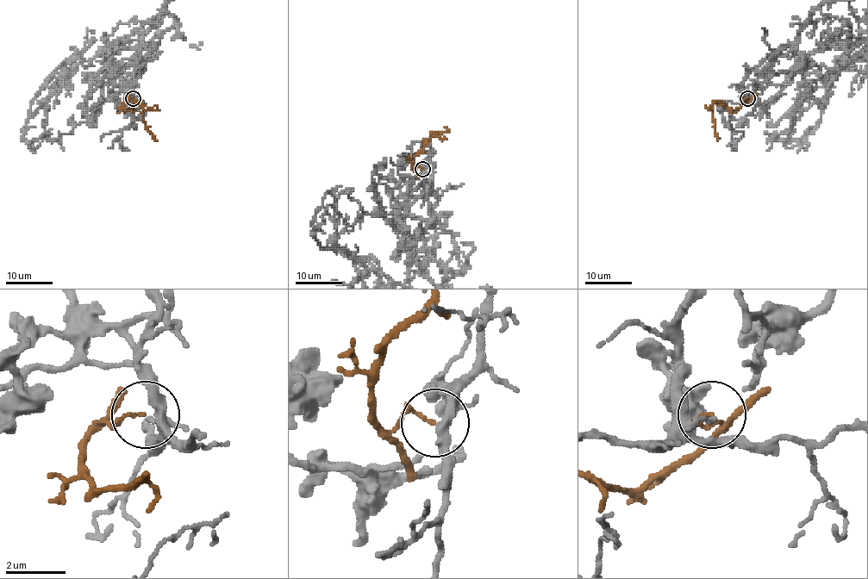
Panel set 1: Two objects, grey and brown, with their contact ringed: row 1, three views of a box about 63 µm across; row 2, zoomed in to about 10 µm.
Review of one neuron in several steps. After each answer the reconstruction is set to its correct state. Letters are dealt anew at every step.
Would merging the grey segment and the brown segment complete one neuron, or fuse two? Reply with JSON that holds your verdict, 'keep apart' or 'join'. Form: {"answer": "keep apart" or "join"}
{"answer": "keep apart"}

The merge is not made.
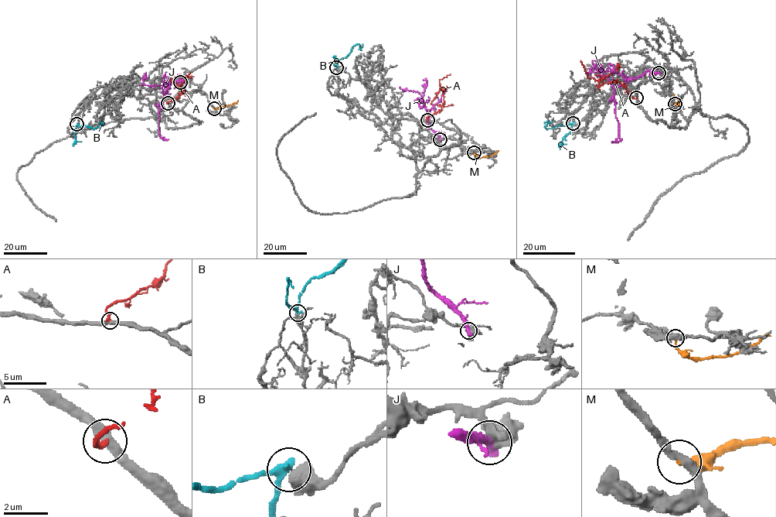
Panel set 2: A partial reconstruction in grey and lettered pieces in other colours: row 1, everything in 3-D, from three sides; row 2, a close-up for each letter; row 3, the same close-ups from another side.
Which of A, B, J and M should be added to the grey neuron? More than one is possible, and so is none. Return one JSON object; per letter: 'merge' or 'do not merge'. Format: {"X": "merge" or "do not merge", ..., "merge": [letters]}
{"A": "do not merge", "B": "do not merge", "J": "do not merge", "M": "do not merge", "merge": []}

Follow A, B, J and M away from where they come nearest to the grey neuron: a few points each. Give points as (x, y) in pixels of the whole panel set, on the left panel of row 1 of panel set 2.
A: (168, 103), (184, 89), (183, 93), (171, 80), (176, 76), (194, 76)
B: (77, 124), (94, 128), (100, 122), (103, 124)
J: (180, 82), (172, 80), (158, 111), (159, 135), (168, 139)
M: (214, 108), (231, 104), (238, 101)

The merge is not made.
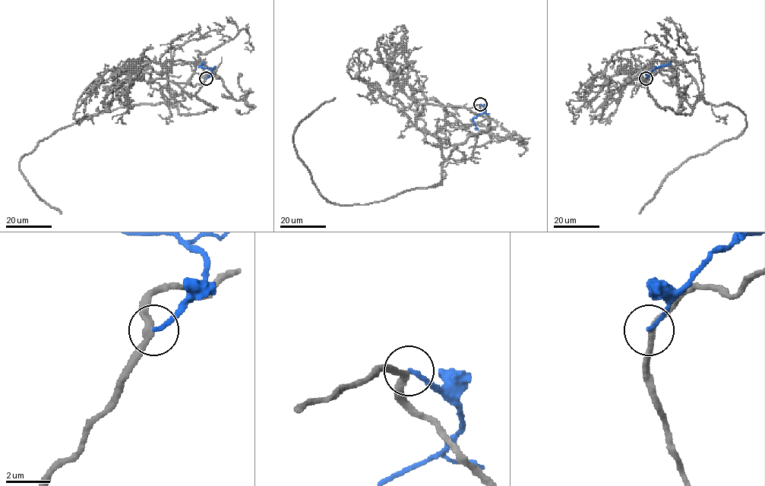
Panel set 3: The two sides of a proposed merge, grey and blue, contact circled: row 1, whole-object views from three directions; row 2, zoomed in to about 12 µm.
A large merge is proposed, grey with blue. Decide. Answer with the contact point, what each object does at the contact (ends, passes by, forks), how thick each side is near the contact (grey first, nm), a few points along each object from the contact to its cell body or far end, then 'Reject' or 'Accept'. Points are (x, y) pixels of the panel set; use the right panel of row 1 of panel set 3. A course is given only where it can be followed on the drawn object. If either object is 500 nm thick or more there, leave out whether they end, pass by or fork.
Place: (646, 78). At the ring grey passes by. At the ring blue ends. Thickness 280 nm (grey) against 180 nm. Course of grey: (646, 78), (659, 106), (690, 114), (702, 98), (727, 102), (746, 123), (737, 137), (674, 168), (638, 214). Course of blue: (646, 78), (655, 68), (671, 61). Reject

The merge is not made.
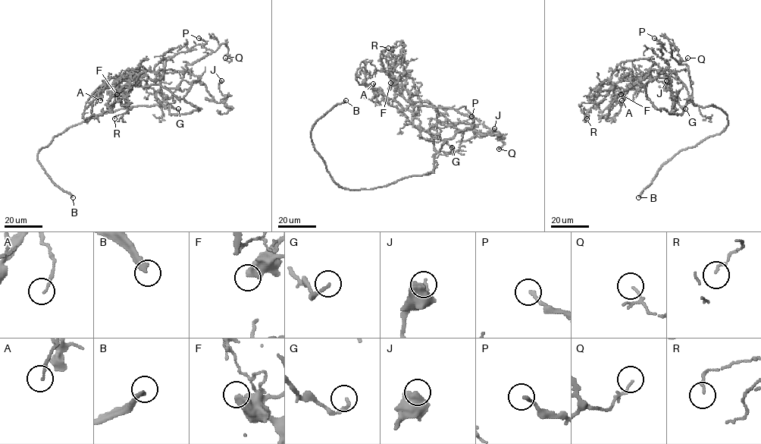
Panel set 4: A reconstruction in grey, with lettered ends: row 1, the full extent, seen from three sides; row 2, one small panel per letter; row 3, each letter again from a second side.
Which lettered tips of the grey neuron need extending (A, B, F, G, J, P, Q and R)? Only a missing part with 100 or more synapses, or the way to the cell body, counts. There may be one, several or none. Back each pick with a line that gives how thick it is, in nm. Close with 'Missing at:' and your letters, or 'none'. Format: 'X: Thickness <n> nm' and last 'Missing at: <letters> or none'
B: Thickness 280 nm
Missing at: B

